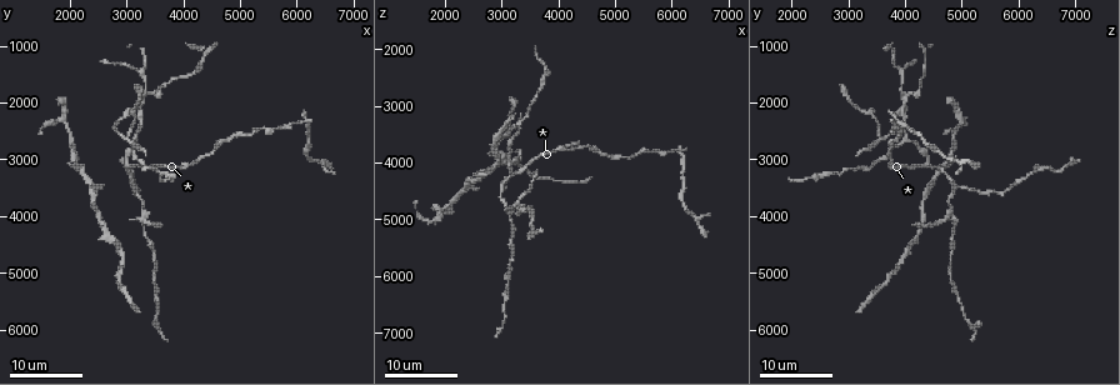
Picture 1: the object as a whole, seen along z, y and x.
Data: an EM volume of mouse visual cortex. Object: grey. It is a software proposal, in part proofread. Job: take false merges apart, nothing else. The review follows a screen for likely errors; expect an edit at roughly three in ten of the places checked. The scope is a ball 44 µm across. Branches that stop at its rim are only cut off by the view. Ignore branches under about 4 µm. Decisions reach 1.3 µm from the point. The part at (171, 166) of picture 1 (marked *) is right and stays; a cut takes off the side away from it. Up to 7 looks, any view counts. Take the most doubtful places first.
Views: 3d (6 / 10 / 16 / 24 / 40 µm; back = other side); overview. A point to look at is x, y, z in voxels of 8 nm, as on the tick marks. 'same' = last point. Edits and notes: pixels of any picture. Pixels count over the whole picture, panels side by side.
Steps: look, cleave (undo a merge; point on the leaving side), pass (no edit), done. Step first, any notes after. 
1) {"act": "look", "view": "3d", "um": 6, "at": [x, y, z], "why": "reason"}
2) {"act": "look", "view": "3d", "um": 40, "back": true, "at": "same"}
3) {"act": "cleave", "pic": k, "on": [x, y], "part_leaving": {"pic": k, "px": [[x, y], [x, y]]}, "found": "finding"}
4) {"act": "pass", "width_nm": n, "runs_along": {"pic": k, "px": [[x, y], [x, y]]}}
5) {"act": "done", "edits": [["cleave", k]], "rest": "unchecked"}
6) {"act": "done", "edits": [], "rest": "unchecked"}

{"act": "look", "view": "3d", "um": 24, "at": [2950, 3050, 4400], "why": "a fork"}

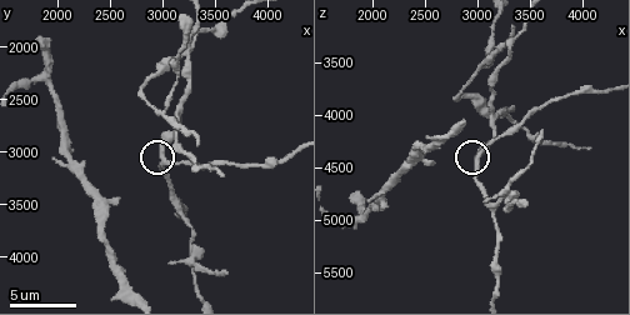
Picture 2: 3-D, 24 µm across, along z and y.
{"act": "look", "view": "3d", "um": 6, "at": [3000, 3080, 4380]}

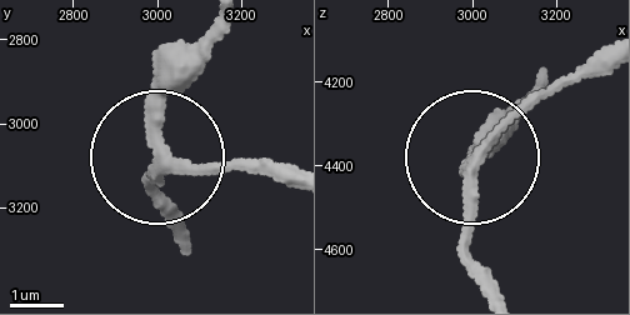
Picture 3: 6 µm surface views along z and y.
{"act": "pass", "side_arm_um": 31, "runs_along": {"pic": 3, "px": [[285, 176], [151, 163], [151, 199]]}, "found": "continuous, no second cell"}

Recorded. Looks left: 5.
{"act": "look", "view": "3d", "um": 6, "at": [3140, 3460, 4920], "why": "a fork"}

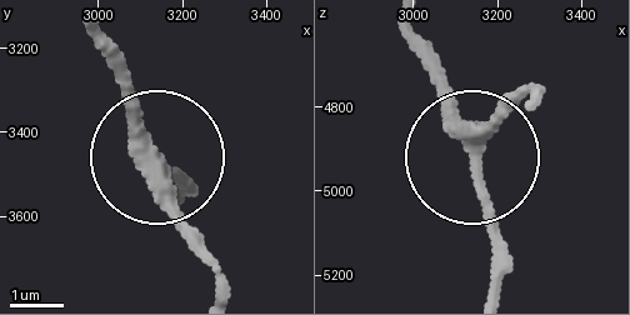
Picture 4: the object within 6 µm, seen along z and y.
{"act": "pass", "width_nm": 300, "runs_along": {"pic": 4, "px": [[408, 25], [470, 160], [496, 276]]}, "found": "continuous, no second cell"}

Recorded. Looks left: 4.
{"act": "look", "view": "3d", "um": 10, "at": [3340, 3960, 4800], "why": "three arms meet"}

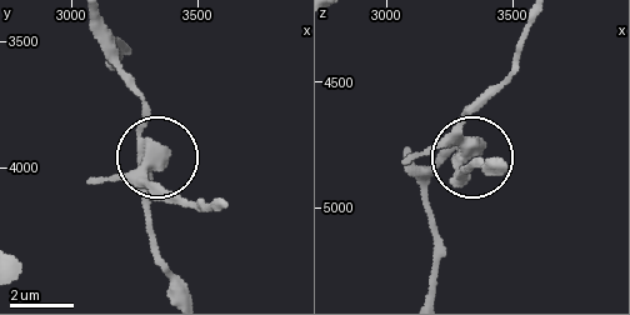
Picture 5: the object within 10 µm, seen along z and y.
{"act": "look", "view": "3d", "um": 10, "back": true, "at": [3330, 3960, 4780]}

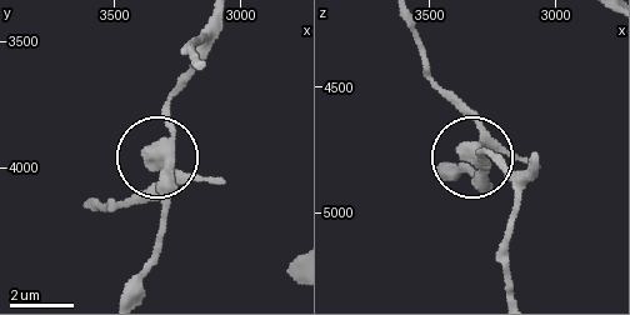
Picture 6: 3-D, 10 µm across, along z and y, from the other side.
{"act": "cleave", "pic": 6, "on": [484, 128], "arms": 3, "found": "two cells meet here"}

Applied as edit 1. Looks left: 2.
{"act": "done", "edits": [["cleave", 6]], "rest": "unchecked"}

